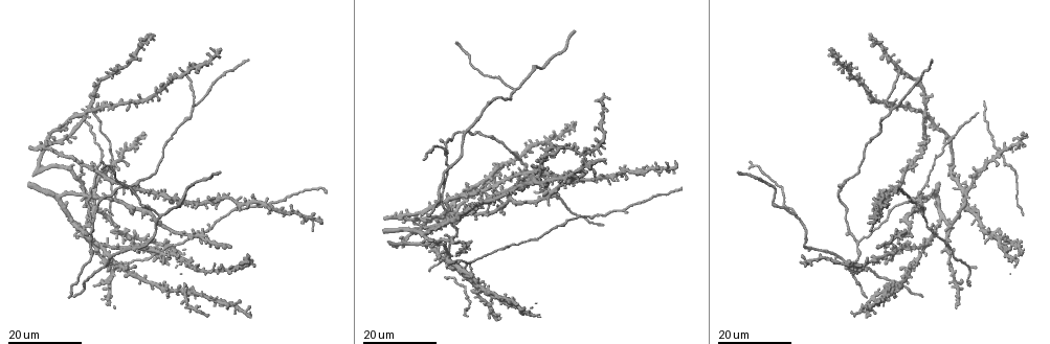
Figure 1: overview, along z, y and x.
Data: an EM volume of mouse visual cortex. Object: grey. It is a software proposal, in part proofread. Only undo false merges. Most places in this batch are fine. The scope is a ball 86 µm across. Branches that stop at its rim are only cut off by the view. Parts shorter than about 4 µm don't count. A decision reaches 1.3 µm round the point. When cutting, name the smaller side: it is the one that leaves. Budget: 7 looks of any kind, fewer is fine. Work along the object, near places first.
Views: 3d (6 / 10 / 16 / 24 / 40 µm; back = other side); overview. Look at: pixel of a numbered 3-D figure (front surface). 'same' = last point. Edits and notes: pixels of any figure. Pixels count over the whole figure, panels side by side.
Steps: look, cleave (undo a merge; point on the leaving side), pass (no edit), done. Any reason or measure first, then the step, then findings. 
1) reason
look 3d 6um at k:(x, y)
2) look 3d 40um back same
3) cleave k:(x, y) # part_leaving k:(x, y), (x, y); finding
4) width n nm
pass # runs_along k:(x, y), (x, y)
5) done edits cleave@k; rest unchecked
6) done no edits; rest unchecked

three arms meet
look 3d 24um at 1:(516, 90)

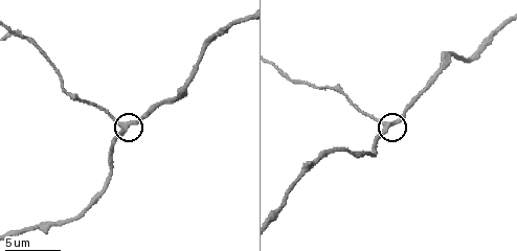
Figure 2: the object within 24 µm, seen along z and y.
closer look
look 3d 6um at 2:(120, 124)

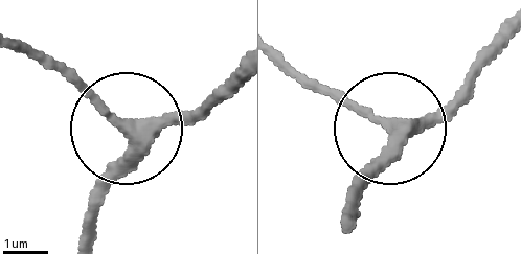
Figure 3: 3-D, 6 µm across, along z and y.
width 300 nm
pass # runs_along 3:(90, 234), (93, 189), (123, 133), (52, 58); all the same neuron

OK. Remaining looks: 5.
look 3d 24um at 1:(892, 107)

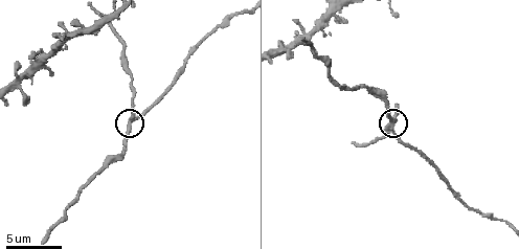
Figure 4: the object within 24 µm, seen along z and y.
zoom in
look 3d 10um at 4:(393, 126)

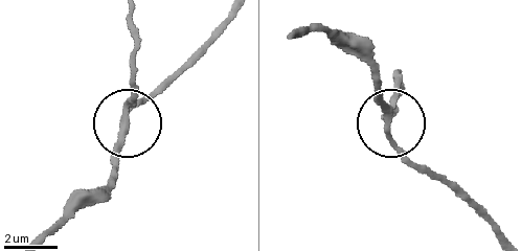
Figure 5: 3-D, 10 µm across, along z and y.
side_arm 15 um
pass # runs_along 5:(55, 233), (111, 175), (136, 76); continuous, no second neuron

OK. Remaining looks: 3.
look 3d 16um at 1:(538, 180)

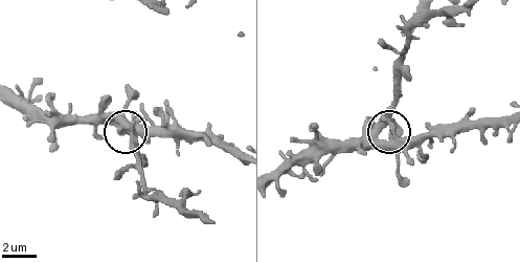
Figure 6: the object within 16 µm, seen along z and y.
look 3d 6um at 6:(394, 134)

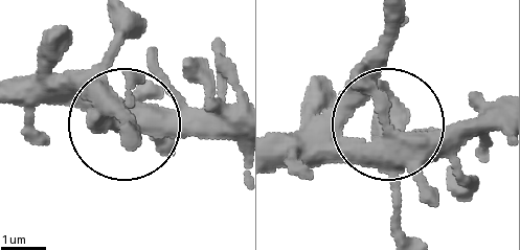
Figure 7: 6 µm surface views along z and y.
width 630 nm
pass # runs_along 7:(275, 168), (320, 165), (377, 135), (388, 113), (388, 12); all the same neuron

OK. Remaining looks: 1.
done no edits; rest unchecked

